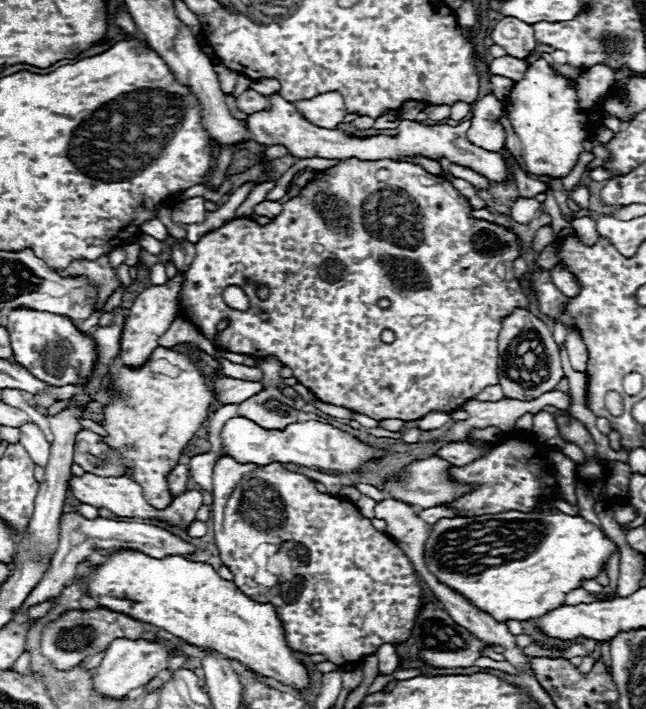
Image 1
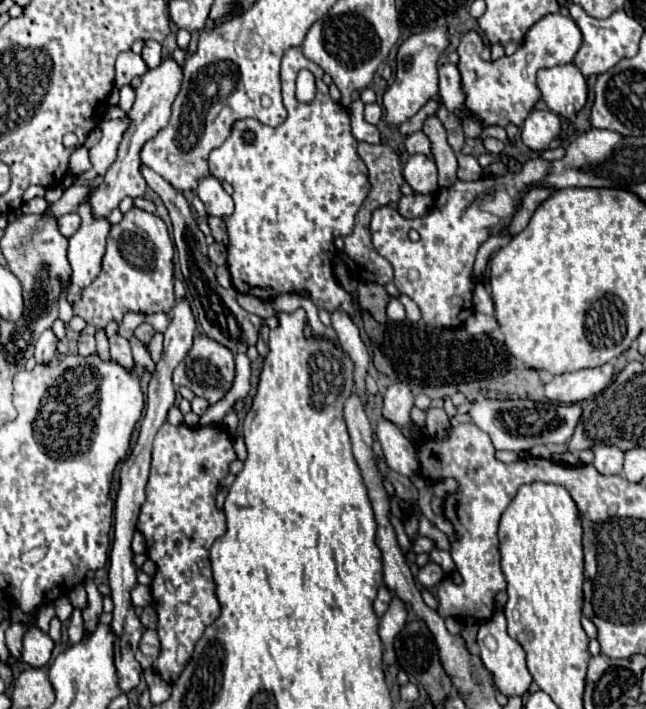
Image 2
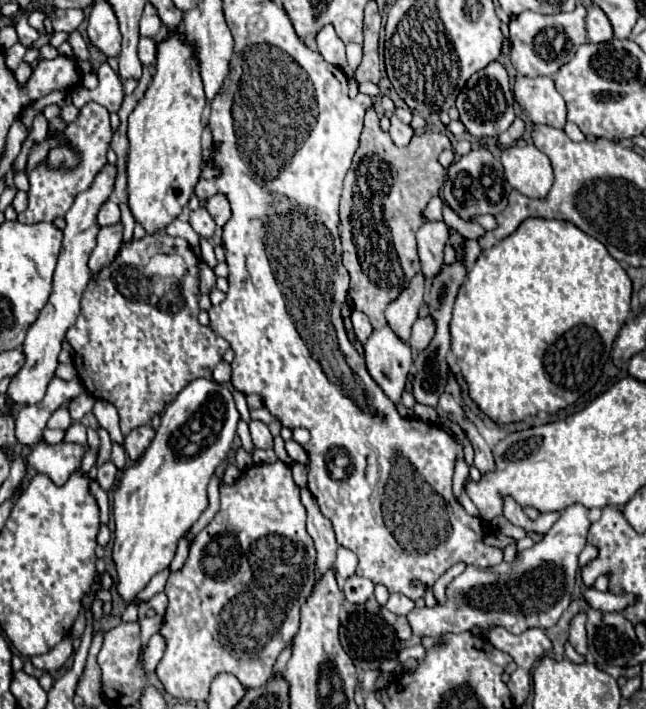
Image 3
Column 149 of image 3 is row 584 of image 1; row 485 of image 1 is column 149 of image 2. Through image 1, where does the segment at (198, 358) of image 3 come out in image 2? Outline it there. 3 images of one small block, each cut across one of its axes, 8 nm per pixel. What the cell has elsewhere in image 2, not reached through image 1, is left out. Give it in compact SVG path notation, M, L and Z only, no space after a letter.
M132 206L130 212L124 214L122 222L110 228L102 270L96 280L82 290L82 298L74 306L74 314L82 316L96 328L104 328L110 320L120 322L128 310L138 314L154 314L160 310L168 312L174 306L172 256L174 246L166 224L156 214L148 214Z

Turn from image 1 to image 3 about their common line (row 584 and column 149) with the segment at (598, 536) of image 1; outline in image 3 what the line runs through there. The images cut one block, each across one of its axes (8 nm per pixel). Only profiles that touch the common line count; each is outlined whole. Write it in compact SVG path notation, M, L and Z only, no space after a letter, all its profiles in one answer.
M192 380L188 382L182 392L176 396L172 404L166 406L162 412L162 424L156 430L156 438L142 454L138 462L122 472L120 484L114 494L114 518L116 518L116 532L114 532L114 562L120 576L118 594L132 604L138 592L150 582L150 578L166 568L174 554L176 544L184 536L188 528L200 518L200 514L208 508L208 482L216 470L216 466L228 456L234 444L234 434L238 426L240 414L236 410L232 392L226 384L218 384L214 380Z

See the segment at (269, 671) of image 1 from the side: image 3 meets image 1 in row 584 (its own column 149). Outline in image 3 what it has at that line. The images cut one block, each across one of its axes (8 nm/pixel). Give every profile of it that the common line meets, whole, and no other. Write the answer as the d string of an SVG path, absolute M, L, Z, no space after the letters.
M180 32L158 44L158 64L152 84L130 114L128 138L128 206L146 234L162 232L188 204L202 172L202 132L206 96L198 76L194 48Z

